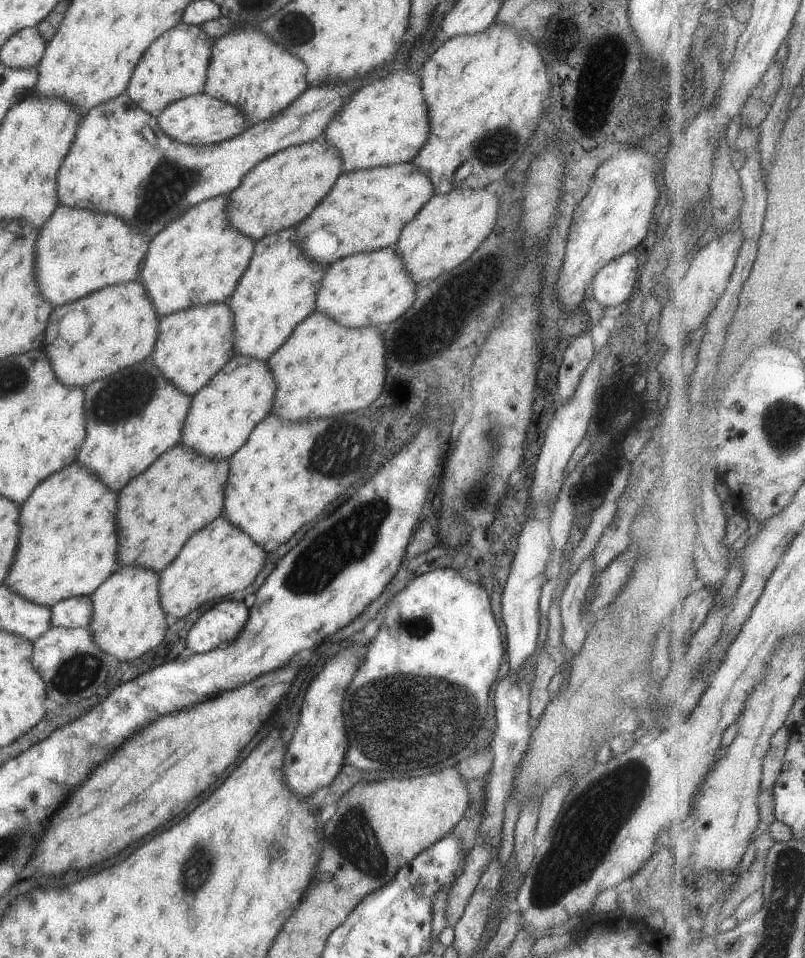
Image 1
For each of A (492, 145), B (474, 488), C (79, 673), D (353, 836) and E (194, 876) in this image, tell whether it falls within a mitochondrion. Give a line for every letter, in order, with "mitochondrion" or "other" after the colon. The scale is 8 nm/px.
A: mitochondrion
B: mitochondrion
C: mitochondrion
D: mitochondrion
E: mitochondrion

